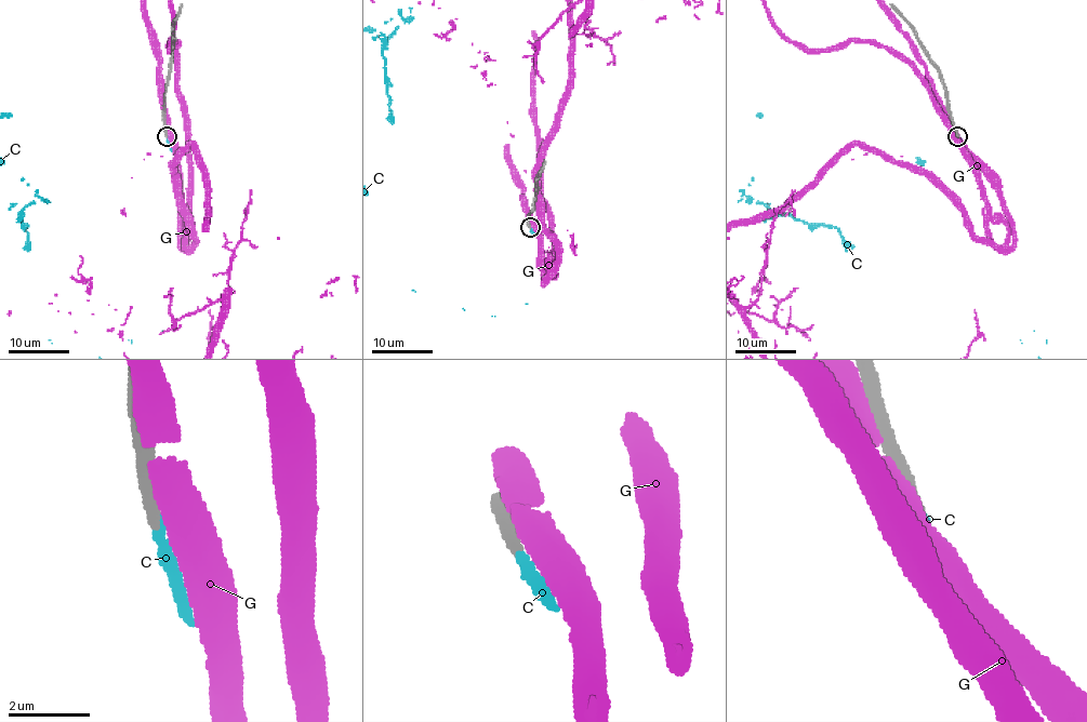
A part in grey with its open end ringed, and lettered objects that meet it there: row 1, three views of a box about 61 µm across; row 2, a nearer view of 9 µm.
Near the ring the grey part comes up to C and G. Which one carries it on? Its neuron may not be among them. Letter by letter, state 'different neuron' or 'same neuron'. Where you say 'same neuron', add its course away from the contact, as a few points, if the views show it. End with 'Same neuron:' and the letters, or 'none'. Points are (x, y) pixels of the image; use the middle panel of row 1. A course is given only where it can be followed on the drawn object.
C: same neuron
G: different neuron
Same neuron: C

